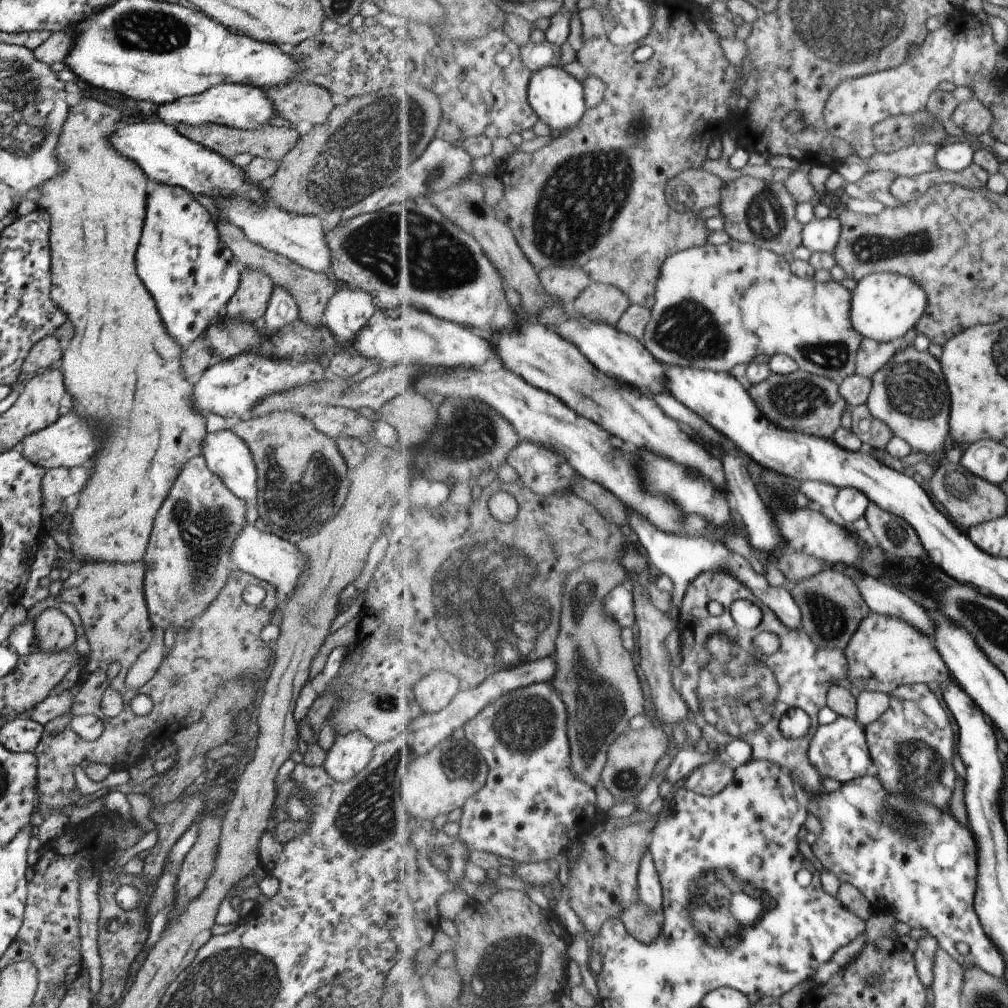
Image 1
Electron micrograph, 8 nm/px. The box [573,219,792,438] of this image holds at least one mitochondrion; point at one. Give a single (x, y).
(687, 330)

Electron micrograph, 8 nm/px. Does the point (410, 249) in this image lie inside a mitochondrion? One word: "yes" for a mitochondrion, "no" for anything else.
yes

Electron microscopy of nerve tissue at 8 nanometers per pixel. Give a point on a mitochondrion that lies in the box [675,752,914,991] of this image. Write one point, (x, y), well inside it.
(705, 903)

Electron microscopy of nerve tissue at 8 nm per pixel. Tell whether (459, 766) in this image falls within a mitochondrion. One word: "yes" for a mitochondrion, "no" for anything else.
yes

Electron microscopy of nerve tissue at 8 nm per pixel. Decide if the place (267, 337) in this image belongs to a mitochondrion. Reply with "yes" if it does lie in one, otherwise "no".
no

